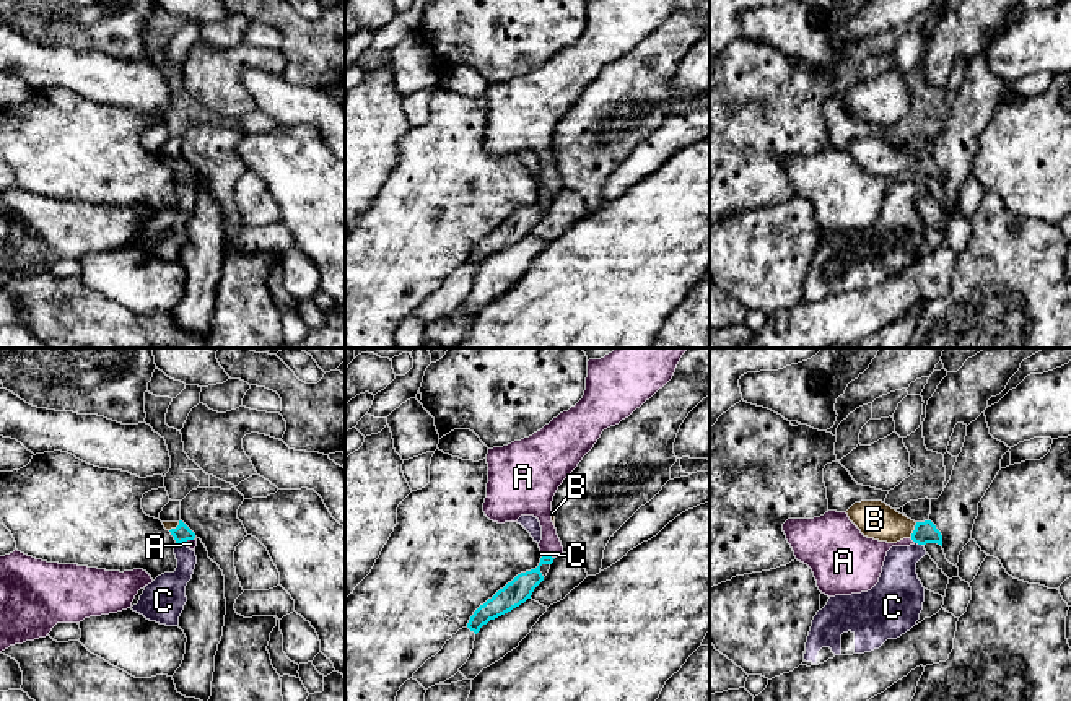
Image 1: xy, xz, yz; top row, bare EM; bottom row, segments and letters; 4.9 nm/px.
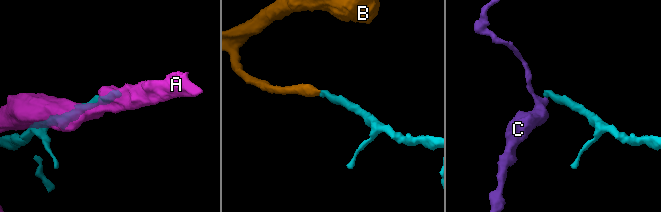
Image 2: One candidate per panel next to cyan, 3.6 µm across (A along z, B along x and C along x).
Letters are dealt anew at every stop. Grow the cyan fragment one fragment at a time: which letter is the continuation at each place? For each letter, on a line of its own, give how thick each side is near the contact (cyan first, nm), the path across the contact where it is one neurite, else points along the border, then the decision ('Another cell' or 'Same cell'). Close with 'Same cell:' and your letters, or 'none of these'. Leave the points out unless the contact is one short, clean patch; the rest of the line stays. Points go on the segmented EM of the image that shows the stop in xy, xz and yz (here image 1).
A: Thickness 120 nm (cyan) against 110 nm. Another cell
B: Thickness 110 nm (cyan) against 180 nm. Path across: yz (925, 532), (913, 531), (892, 527), (874, 519). Same cell
C: Thickness 110 nm (cyan) against 220 nm. Boundary: yz (915, 542), (922, 545). Another cell
Same cell: B

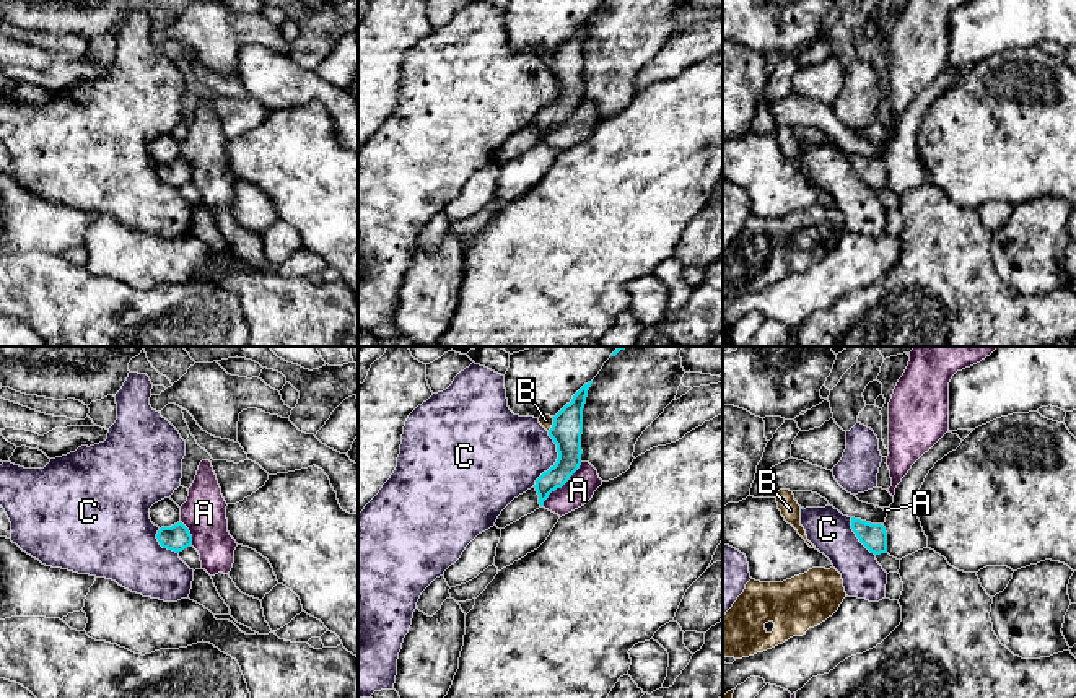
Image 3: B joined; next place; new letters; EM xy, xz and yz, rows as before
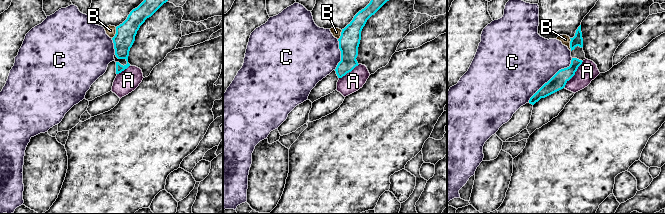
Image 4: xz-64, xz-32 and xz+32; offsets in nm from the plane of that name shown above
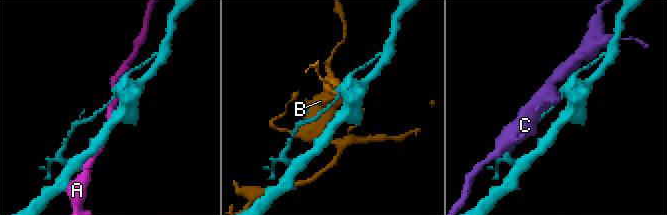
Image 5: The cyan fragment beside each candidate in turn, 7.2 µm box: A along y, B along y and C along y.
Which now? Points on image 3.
A: Thickness 130 nm (cyan) against 150 nm. Another cell
B: Thickness 150 nm (cyan) against 60 nm. Another cell
C: Thickness 150 nm (cyan) against 380 nm. Another cell
Same cell: none of these

